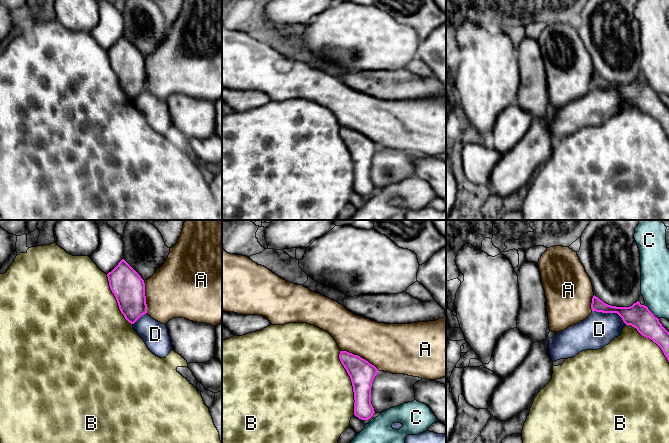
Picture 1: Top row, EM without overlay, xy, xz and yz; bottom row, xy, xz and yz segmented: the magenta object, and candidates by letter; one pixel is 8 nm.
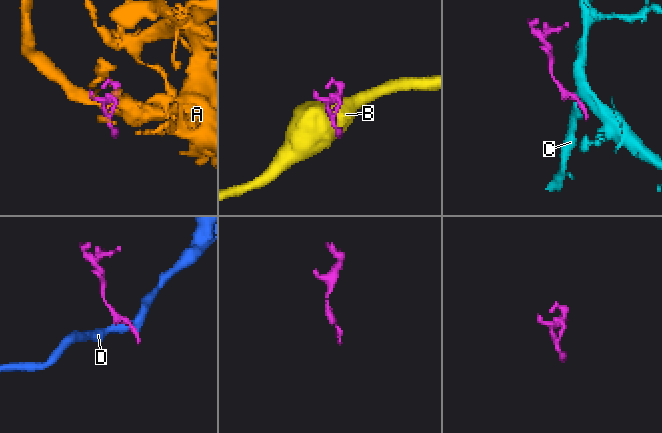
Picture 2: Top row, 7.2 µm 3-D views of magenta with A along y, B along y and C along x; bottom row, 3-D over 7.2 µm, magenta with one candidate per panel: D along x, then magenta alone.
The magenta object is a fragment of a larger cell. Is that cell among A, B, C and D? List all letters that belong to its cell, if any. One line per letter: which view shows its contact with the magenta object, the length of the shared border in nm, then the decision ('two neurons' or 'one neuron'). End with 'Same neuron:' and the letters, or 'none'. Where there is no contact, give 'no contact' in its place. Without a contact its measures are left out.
A: contact in xz; length 360 nm; one neuron
B: contact in xz; length 550 nm; two neurons
C: contact in yz; length 160 nm; two neurons
D: contact in yz; length 300 nm; two neurons
Same neuron: A

